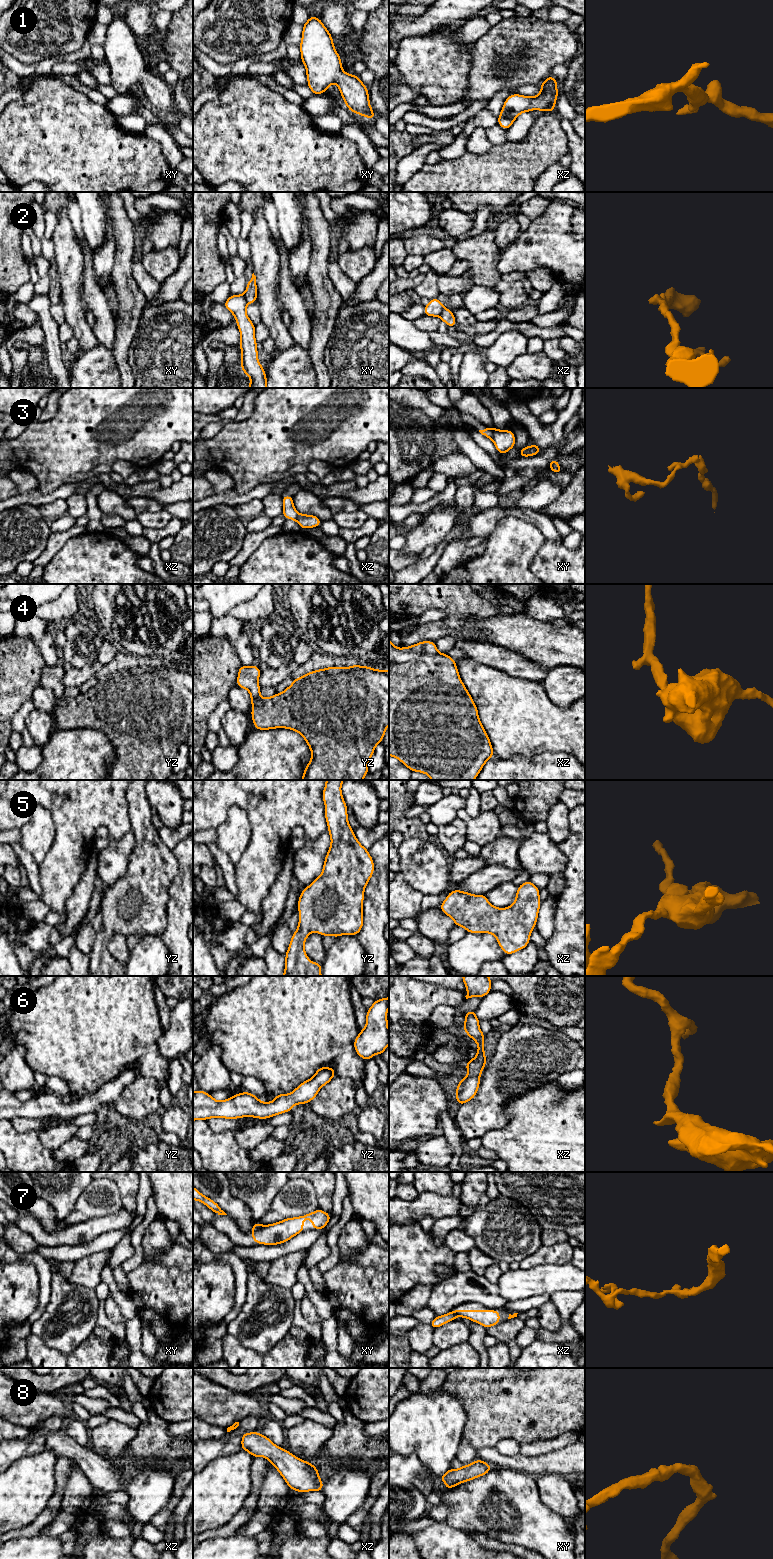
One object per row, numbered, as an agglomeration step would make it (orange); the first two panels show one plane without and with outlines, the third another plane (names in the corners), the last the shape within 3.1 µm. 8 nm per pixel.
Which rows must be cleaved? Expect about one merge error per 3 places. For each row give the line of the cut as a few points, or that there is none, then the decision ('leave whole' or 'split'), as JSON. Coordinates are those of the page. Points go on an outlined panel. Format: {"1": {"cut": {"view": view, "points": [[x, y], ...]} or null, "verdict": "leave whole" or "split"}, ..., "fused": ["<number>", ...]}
{"1": {"cut": null, "verdict": "leave whole"}, "2": {"cut": {"view": "xy", "points": [[243, 294], [247, 303]]}, "verdict": "split"}, "3": {"cut": {"view": "xy", "points": [[490, 428], [492, 430], [491, 438]]}, "verdict": "split"}, "4": {"cut": null, "verdict": "leave whole"}, "5": {"cut": null, "verdict": "leave whole"}, "6": {"cut": null, "verdict": "leave whole"}, "7": {"cut": {"view": "xy", "points": [[261, 1225], [252, 1233]]}, "verdict": "split"}, "8": {"cut": null, "verdict": "leave whole"}, "fused": ["2", "3", "7"]}

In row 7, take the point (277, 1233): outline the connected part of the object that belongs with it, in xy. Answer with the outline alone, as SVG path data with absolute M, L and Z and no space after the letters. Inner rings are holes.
M317 1209L305 1215L285 1218L284 1220L270 1225L261 1226L252 1233L252 1238L256 1244L277 1245L287 1242L295 1235L303 1232L303 1221L312 1220L312 1228L322 1230L329 1222L331 1214Z

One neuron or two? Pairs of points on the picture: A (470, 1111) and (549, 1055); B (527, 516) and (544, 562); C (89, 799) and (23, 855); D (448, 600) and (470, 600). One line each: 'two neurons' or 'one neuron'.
A: one neuron
B: two neurons
C: two neurons
D: one neuron

